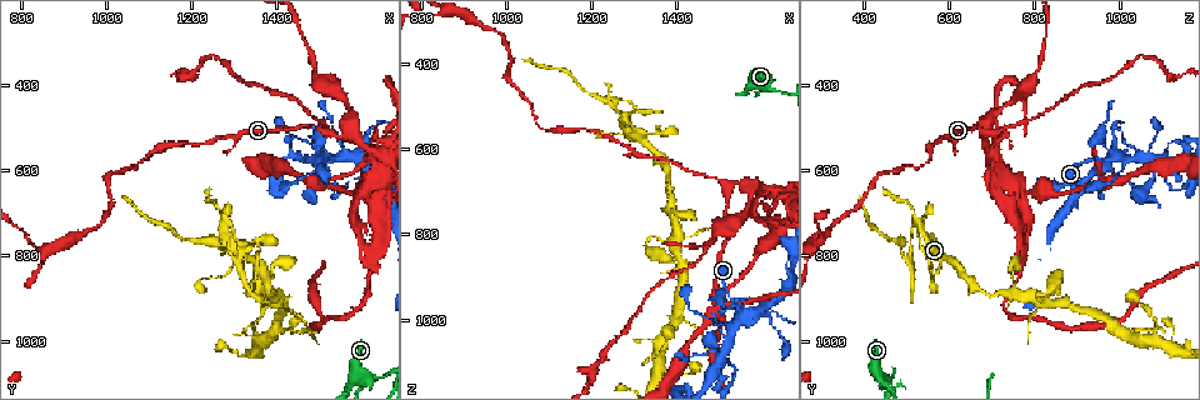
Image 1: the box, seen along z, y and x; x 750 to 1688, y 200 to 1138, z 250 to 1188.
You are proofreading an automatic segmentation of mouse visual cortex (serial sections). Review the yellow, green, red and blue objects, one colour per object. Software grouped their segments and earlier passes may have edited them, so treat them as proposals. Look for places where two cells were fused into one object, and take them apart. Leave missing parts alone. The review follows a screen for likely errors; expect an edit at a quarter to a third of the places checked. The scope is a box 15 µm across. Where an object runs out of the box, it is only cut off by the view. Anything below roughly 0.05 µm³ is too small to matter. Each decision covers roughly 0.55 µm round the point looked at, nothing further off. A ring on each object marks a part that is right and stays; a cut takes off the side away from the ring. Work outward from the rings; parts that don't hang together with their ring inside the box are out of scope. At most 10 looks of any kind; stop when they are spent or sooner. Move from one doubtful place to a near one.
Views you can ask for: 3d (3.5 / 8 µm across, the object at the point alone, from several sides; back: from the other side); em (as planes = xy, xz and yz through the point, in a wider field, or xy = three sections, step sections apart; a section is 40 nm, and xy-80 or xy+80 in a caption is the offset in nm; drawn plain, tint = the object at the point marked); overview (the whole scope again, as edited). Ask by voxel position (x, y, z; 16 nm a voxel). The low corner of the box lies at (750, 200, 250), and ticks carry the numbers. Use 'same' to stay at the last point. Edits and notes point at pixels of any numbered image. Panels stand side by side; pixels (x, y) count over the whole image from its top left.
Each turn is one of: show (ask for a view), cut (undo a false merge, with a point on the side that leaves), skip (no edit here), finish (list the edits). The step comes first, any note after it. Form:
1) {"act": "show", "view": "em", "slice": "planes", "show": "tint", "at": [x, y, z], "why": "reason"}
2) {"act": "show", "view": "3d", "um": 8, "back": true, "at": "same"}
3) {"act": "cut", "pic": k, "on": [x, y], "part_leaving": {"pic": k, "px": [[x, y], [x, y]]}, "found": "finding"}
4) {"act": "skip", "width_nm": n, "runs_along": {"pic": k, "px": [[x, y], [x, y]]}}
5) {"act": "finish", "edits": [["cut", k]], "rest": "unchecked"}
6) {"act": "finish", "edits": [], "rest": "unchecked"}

{"act": "show", "view": "3d", "um": 3.5, "at": [1560, 570, 990], "why": "four or more arms meet"}

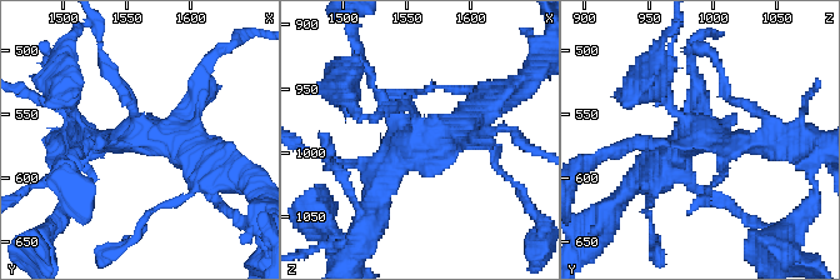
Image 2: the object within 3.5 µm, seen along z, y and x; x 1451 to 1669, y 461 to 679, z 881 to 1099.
{"act": "show", "view": "em", "slice": "xy", "step": 1, "show": "tint", "at": [1552, 572, 988], "why": "now the EM"}

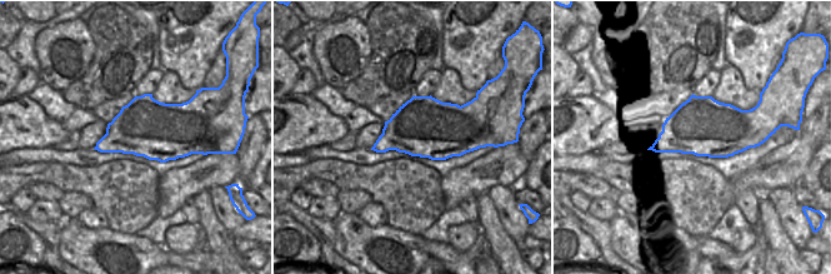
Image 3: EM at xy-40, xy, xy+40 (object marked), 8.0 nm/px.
{"act": "skip", "runs_along": {"pic": 2, "px": [[368, 70], [410, 131], [375, 205]]}, "found": "one cell here"}

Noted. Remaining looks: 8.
{"act": "show", "view": "3d", "um": 8, "at": [1505, 580, 1100], "why": "abrupt turn"}

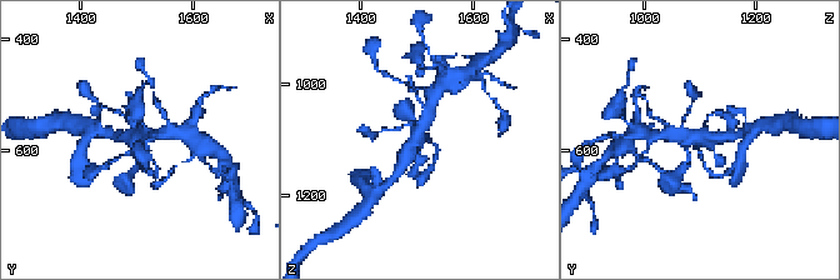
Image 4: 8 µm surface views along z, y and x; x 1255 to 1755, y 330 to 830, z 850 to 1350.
{"act": "show", "view": "em", "slice": "planes", "show": "tint", "at": [1500, 575, 1090]}

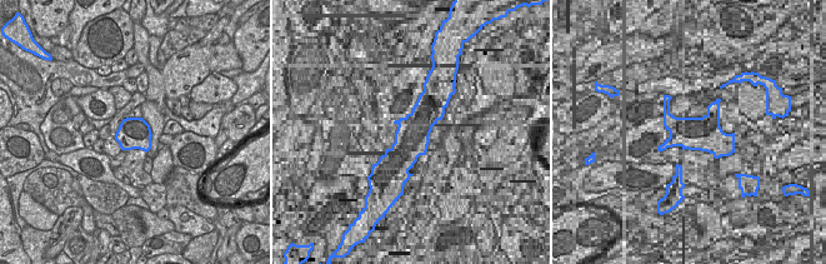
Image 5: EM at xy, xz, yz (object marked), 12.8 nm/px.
{"act": "skip", "width_nm": 420, "runs_along": {"pic": 4, "px": [[431, 104], [403, 166]]}, "found": "continuous, no second cell"}

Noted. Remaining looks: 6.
{"act": "show", "view": "3d", "um": 3.5, "at": [1505, 500, 675], "why": "side arm on a straight run"}

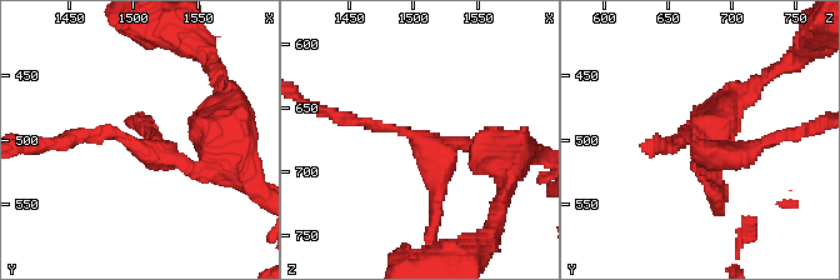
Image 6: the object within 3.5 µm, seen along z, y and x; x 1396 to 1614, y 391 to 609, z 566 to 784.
{"act": "show", "view": "em", "slice": "planes", "show": "tint", "at": [1498, 500, 672], "arms": 3, "arm_widths_nm": [150, 150, 300], "why": "shape alone is not enough"}

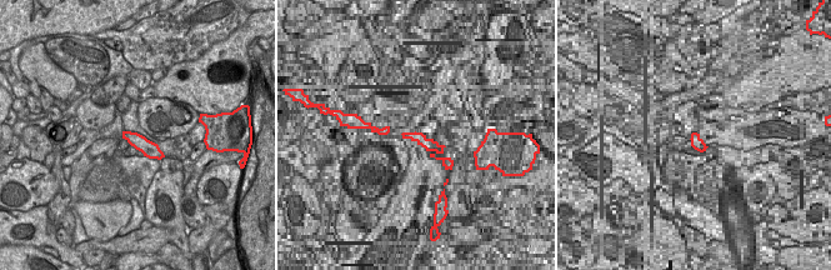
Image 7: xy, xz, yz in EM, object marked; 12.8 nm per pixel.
{"act": "skip", "width_nm": 220, "runs_along": {"pic": 6, "px": [[334, 115], [480, 148]]}, "found": "one cell here"}

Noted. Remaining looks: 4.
{"act": "show", "view": "3d", "um": 3.5, "at": [1350, 1000, 1080], "why": "looks like a crossing"}

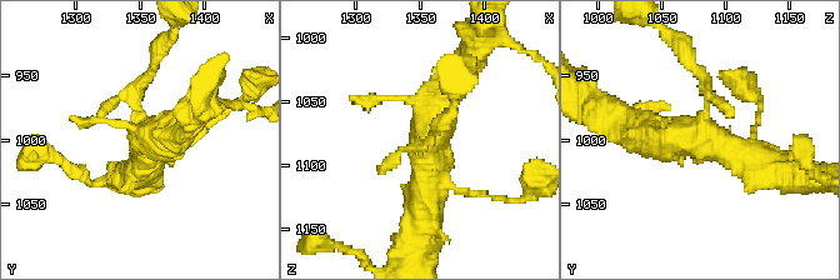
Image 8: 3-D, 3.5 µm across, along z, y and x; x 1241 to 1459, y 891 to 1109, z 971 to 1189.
{"act": "show", "view": "em", "slice": "xy", "step": 1, "show": "plain", "at": "same", "why": "shape alone is not enough"}

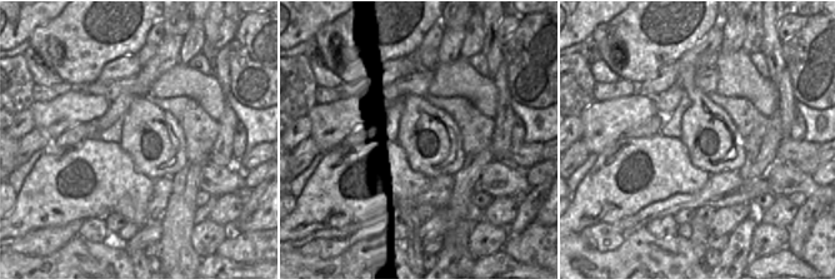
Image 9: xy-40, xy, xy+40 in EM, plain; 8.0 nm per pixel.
{"act": "show", "view": "em", "slice": "xy", "step": 1, "show": "tint", "at": "same"}

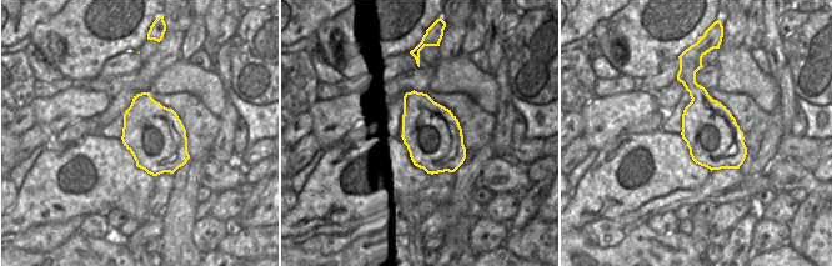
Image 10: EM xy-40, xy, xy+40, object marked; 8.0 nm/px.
{"act": "skip", "runs_along": {"pic": 8, "px": [[630, 131], [710, 139], [781, 170]]}, "found": "continuous, no second cell"}

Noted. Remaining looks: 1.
{"act": "finish", "edits": [], "rest": "unchecked"}

